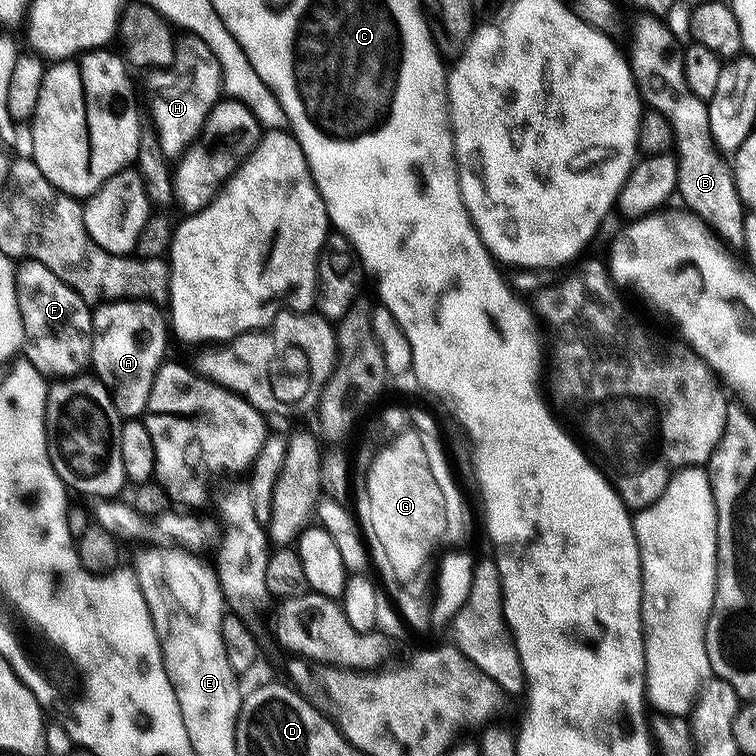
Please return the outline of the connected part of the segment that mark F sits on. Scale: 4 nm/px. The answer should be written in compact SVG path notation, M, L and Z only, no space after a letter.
M25 259L14 268L16 274L16 305L22 318L25 341L23 355L46 378L67 378L79 373L87 367L92 358L92 313L89 301L79 296L54 270L50 270L42 262Z

